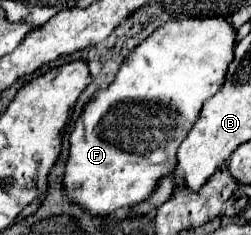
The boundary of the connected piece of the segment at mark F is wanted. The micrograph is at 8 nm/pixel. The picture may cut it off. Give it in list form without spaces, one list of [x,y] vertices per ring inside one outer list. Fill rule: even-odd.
[[[195,18],[167,22],[147,36],[123,62],[115,80],[107,90],[97,90],[77,120],[69,142],[69,158],[65,164],[63,190],[65,196],[81,210],[95,218],[111,216],[119,208],[127,208],[145,200],[163,176],[177,166],[177,148],[185,140],[189,128],[197,120],[201,104],[217,94],[225,68],[233,58],[235,30],[223,18]]]

